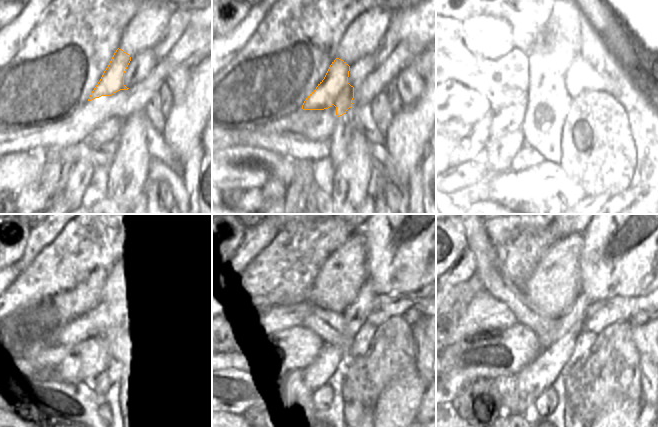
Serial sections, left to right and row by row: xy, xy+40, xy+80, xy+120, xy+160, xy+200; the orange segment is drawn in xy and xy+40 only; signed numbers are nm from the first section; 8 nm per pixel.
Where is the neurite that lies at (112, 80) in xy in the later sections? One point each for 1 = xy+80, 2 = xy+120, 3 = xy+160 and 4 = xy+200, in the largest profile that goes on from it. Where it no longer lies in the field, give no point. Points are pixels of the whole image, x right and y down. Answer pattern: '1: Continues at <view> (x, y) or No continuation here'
1: Continues at xy+80 (560, 89)
2: Continues at xy+120 (107, 315)
3: Continues at xy+160 (264, 312)
4: Continues at xy+200 (501, 305).

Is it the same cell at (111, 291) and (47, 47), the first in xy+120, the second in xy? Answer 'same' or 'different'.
different

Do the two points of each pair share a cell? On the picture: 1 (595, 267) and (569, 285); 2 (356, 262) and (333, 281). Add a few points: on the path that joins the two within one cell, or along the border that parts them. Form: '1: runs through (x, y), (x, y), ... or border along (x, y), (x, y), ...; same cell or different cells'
1: border along (580, 253), (579, 293); different cells
2: runs through (350, 267), (339, 278); same cell

